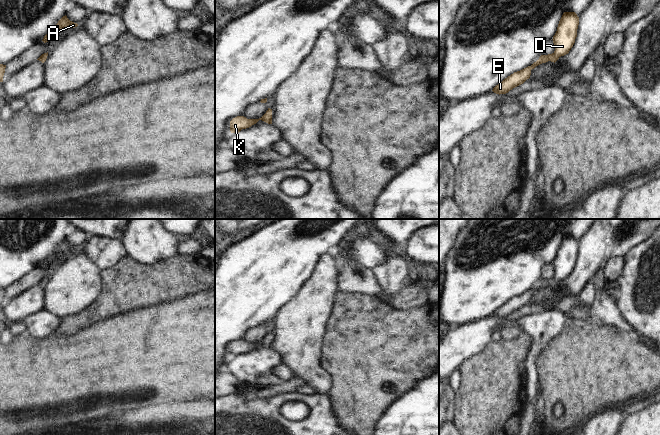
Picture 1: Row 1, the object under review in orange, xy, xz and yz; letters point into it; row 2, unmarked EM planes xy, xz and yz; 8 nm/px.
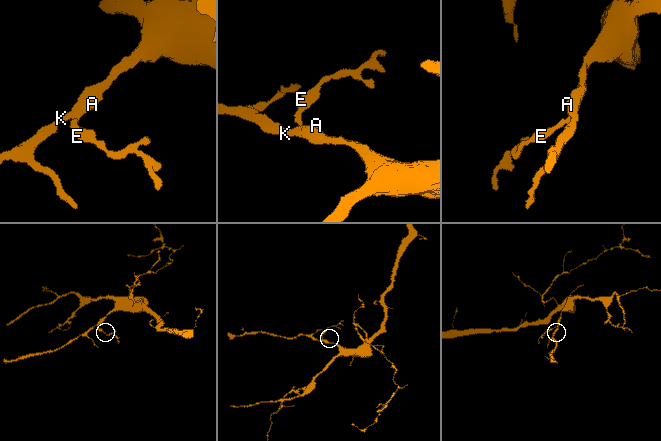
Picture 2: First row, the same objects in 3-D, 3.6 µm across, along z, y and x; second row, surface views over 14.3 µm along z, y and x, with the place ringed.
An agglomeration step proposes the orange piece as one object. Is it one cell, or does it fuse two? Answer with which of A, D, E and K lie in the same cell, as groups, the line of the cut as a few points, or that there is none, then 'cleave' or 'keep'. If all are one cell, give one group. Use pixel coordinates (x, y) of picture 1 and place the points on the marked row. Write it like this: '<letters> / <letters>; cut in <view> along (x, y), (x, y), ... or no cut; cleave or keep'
A D E K; no cut; keep

